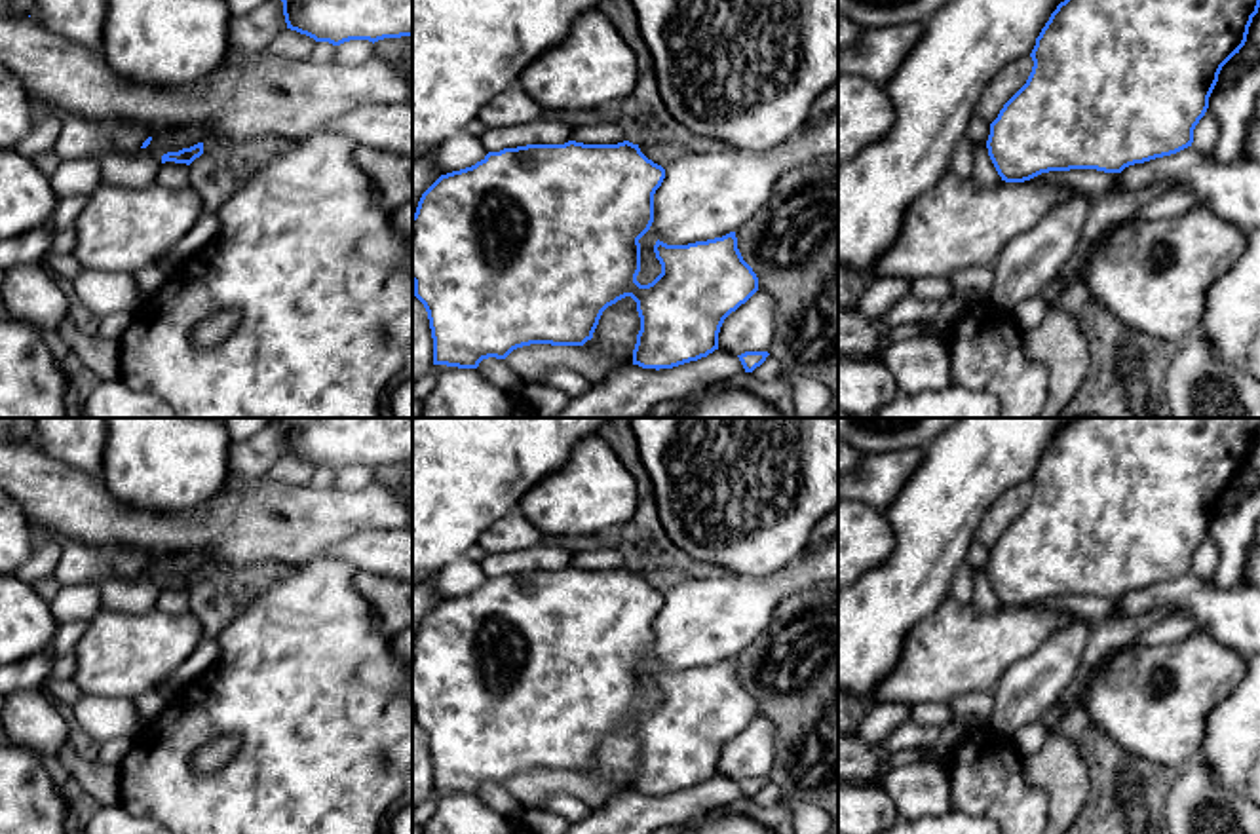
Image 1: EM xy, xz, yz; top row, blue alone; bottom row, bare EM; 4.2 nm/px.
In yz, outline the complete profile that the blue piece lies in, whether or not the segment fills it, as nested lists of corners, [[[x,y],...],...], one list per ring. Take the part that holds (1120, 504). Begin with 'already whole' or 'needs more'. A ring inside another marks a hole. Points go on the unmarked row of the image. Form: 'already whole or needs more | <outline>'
already whole | [[[1072,418],[1036,464],[1026,509],[990,549],[986,574],[998,600],[1024,608],[1049,597],[1121,598],[1192,572],[1218,500],[1245,471],[1258,433],[1260,418]]]

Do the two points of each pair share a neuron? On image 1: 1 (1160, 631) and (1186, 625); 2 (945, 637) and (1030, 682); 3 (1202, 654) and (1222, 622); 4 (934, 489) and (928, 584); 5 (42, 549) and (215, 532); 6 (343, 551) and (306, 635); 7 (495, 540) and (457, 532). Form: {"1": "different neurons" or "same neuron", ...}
{"1": "same neuron", "2": "different neurons", "3": "different neurons", "4": "same neuron", "5": "different neurons", "6": "different neurons", "7": "different neurons"}

